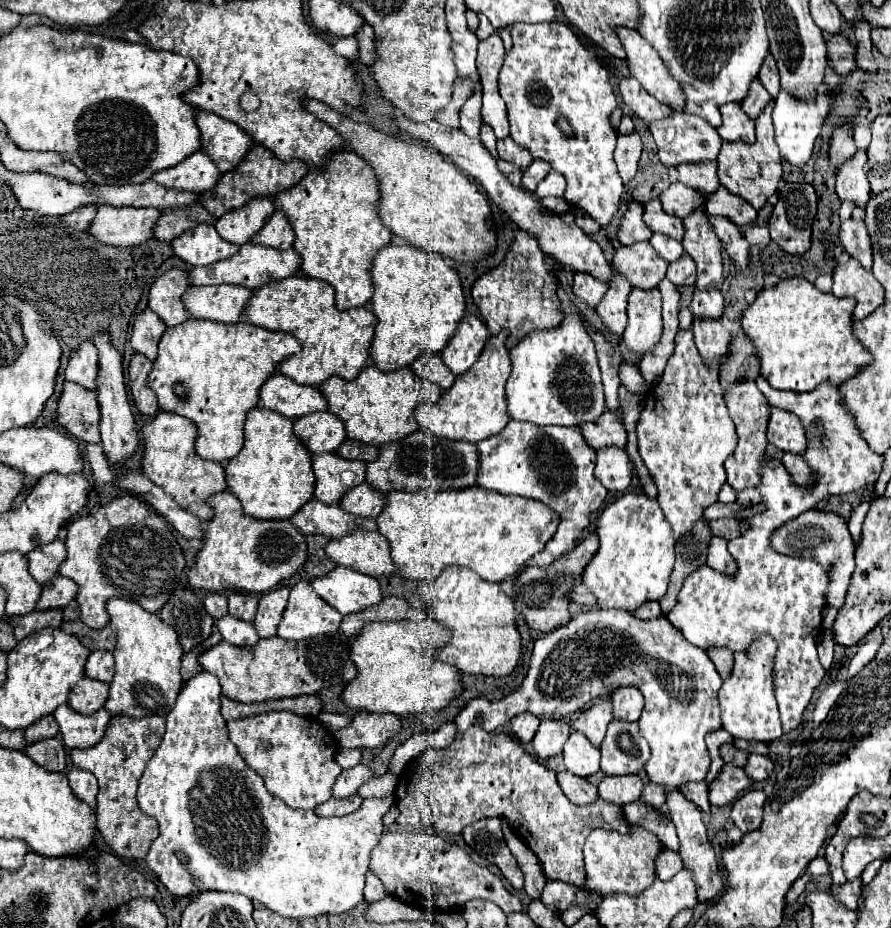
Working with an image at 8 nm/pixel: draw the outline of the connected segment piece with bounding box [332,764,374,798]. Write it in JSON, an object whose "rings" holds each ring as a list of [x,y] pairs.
{"rings":[[[358,764],[354,768],[348,768],[348,770],[342,770],[342,774],[338,776],[338,780],[334,782],[332,786],[332,796],[334,798],[346,798],[346,796],[352,796],[356,794],[358,786],[362,786],[368,778],[374,778],[372,770],[364,764]]]}

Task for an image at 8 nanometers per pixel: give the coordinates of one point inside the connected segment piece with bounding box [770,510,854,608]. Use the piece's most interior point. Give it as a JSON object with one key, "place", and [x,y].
{"place":[821,536]}

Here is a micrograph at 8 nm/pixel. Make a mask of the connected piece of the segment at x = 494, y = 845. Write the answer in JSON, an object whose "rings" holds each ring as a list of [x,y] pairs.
{"rings":[[[486,818],[470,824],[462,832],[466,844],[474,850],[484,850],[486,858],[500,868],[504,878],[512,884],[512,888],[520,890],[524,886],[524,874],[518,868],[516,858],[504,842],[502,826],[498,818]]]}

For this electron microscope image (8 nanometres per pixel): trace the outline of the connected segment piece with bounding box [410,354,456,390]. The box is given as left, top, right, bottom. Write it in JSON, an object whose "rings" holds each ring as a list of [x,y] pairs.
{"rings":[[[422,354],[422,356],[418,356],[418,360],[412,362],[410,370],[416,376],[424,378],[424,380],[436,382],[442,390],[448,390],[456,380],[456,376],[450,374],[450,370],[444,366],[440,354]]]}

